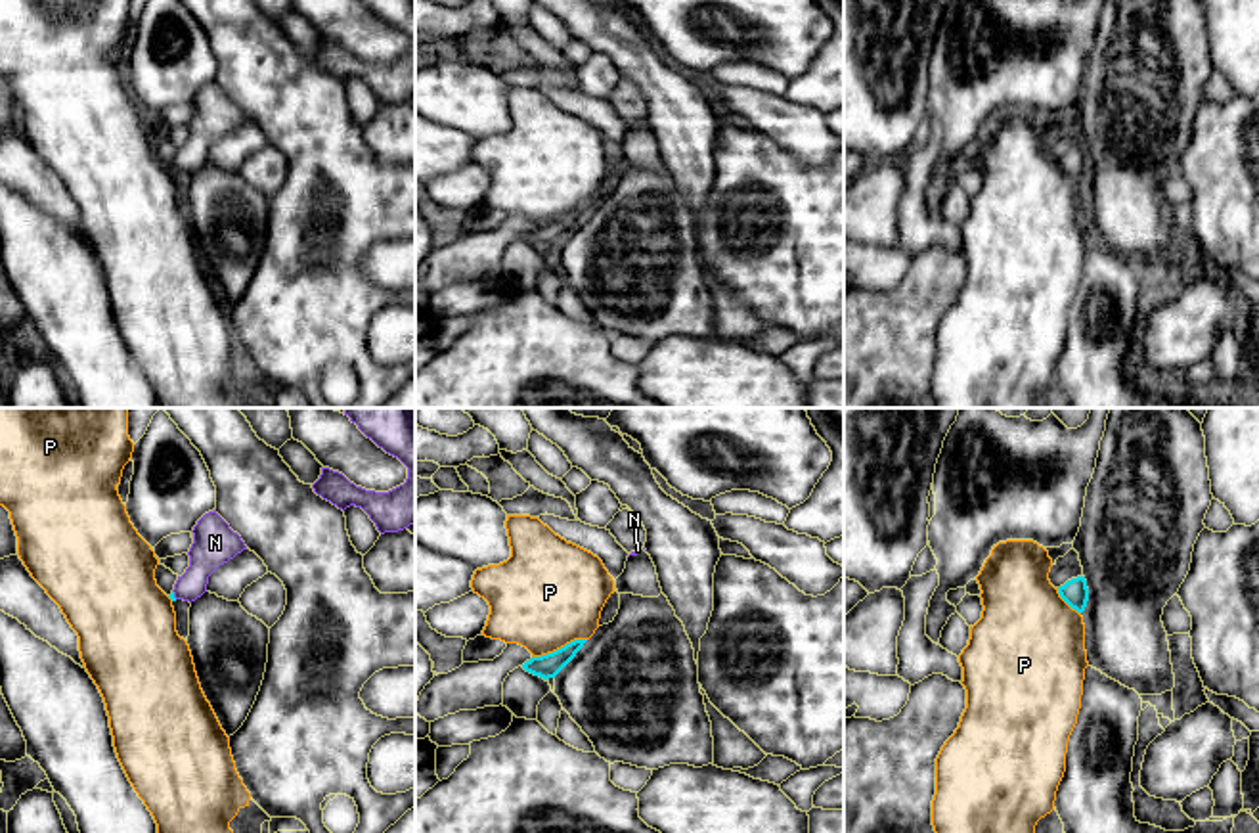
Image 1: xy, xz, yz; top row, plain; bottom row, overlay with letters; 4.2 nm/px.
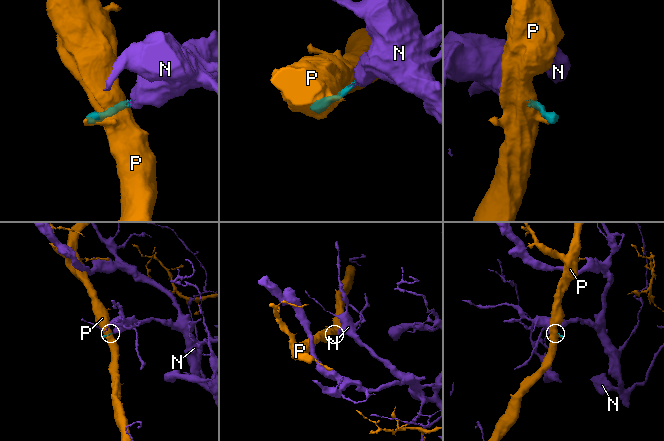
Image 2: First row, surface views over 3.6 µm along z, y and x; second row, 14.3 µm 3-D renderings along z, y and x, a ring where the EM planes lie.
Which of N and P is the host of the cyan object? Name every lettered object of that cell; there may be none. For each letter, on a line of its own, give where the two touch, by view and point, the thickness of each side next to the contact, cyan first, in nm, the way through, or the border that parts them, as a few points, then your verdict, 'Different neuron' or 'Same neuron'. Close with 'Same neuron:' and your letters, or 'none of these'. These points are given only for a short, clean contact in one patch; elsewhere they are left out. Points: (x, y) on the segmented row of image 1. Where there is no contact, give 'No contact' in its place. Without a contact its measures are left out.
N: Touches cyan at xy (173, 594). Thickness 20 nm (cyan) against 160 nm. Path across: xy (171, 596), (173, 594), (198, 573), (211, 548). Same neuron
P: Touches cyan at xz (561, 648). Thickness 100 nm (cyan) against 460 nm. Different neuron
Same neuron: N

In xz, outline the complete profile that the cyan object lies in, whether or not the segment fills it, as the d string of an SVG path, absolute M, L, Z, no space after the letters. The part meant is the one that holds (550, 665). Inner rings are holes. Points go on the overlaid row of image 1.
M574 640L553 653L532 657L522 668L543 680L555 678L576 657L585 642L587 640Z

